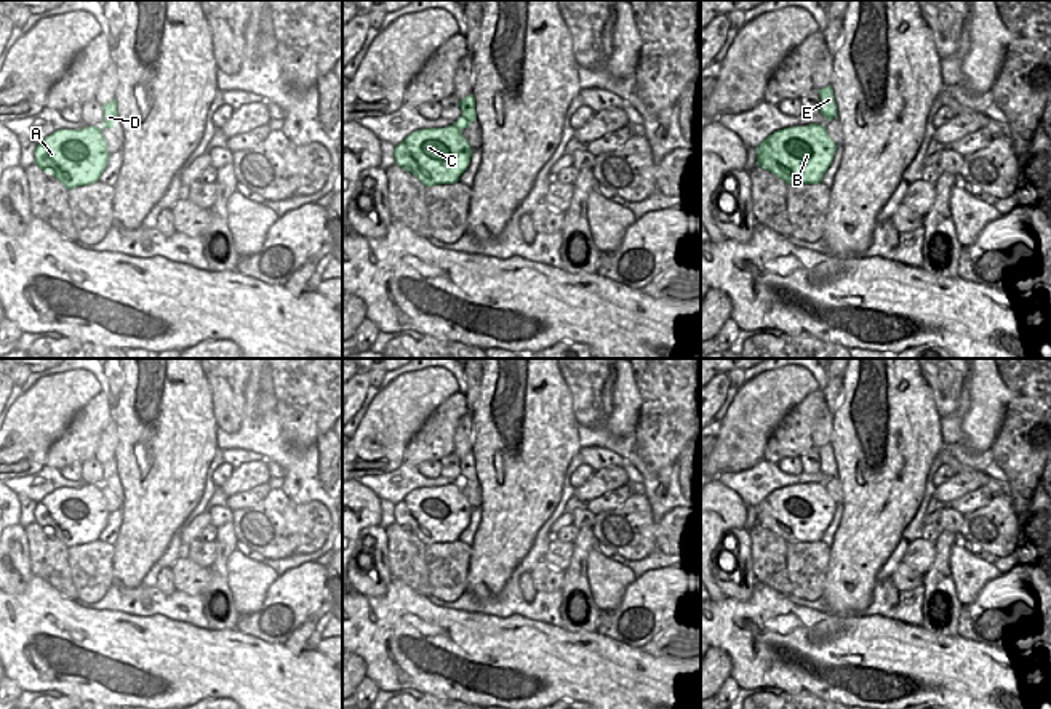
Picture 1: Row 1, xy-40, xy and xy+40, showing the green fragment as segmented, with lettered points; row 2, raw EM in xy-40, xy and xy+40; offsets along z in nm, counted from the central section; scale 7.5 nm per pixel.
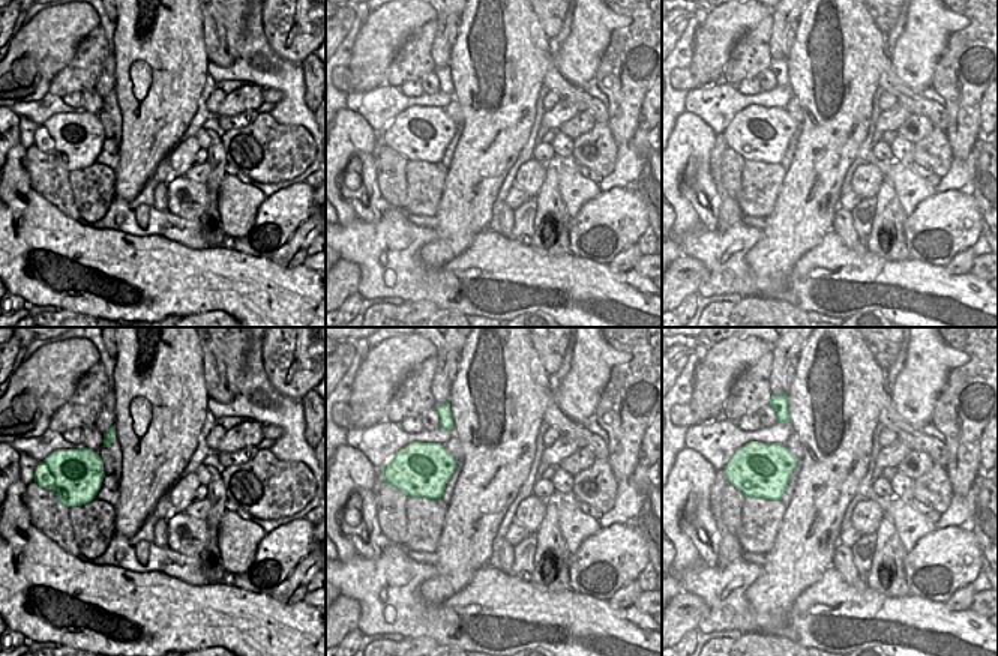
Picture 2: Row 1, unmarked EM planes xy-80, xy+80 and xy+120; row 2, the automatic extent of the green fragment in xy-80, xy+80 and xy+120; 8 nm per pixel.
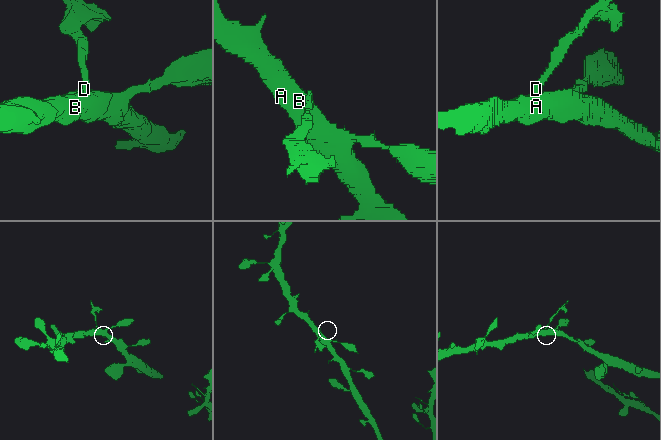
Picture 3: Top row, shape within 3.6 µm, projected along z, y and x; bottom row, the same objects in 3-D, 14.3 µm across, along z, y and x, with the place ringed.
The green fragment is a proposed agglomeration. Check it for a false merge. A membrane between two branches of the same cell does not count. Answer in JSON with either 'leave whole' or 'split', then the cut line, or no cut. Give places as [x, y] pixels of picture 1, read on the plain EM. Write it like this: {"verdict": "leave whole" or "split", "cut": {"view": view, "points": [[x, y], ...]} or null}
{"verdict": "split", "cut": {"view": "xy", "points": [[453, 482], [461, 487]]}}

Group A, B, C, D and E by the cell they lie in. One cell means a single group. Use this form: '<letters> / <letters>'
A B C / D E

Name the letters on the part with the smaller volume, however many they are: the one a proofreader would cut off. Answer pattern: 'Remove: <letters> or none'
Remove: D, E.

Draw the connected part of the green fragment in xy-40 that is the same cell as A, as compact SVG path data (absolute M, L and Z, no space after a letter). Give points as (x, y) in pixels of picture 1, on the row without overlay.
M98 485L58 488L35 506L35 523L70 549L99 539L110 512Z

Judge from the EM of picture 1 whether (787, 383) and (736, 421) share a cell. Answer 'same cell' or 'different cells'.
same cell

